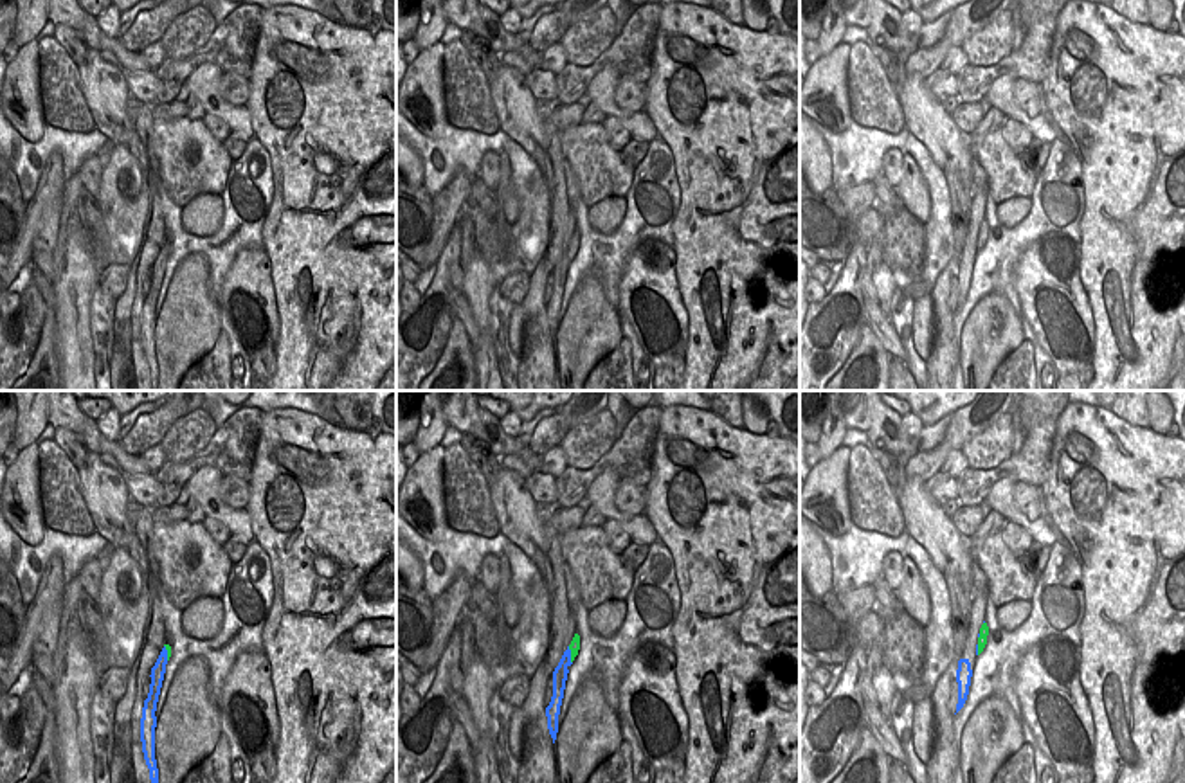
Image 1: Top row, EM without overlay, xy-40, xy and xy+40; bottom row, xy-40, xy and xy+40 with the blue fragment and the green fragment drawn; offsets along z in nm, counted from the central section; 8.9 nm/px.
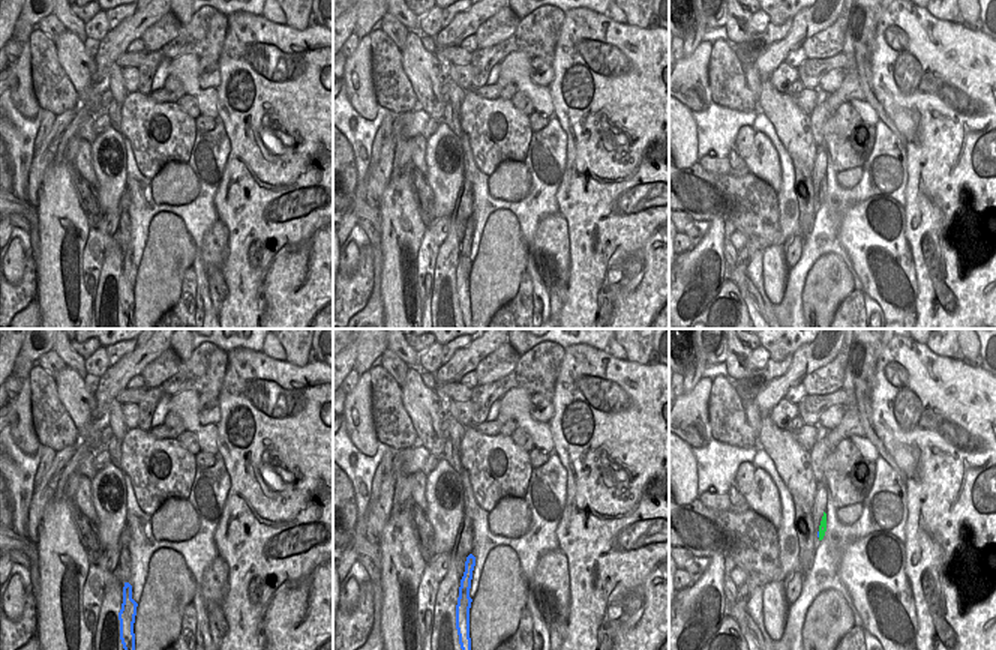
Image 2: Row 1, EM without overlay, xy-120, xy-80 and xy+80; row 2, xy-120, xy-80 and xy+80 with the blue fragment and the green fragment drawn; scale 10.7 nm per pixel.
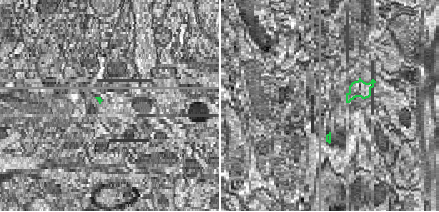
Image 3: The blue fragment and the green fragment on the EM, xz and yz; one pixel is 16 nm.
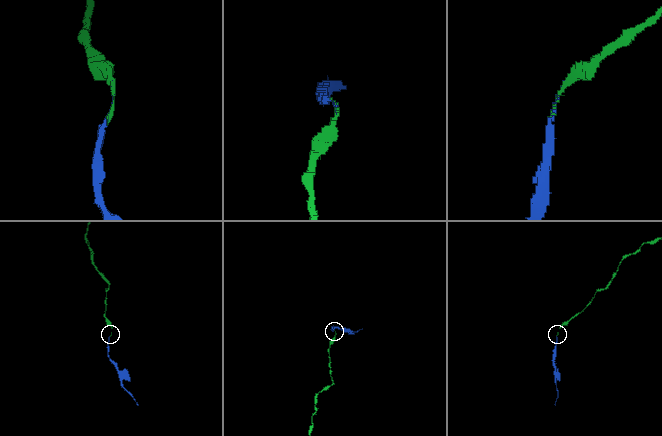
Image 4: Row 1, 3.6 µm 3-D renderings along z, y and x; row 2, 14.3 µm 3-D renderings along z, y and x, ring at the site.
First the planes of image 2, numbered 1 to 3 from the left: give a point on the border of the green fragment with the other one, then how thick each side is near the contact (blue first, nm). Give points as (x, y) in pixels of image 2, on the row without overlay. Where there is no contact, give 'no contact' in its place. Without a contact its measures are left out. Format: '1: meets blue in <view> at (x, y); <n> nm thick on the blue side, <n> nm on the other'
1: no contact
2: no contact
3: meets blue in xy+80 at (818, 198); 30 nm thick on the blue side, 90 nm on the other

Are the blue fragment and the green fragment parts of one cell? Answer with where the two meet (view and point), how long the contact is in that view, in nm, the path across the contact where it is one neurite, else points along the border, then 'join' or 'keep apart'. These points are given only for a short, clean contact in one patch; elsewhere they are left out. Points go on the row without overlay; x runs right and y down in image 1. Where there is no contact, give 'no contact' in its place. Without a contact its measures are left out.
contact xy (569, 252); length 160 nm; keep apart

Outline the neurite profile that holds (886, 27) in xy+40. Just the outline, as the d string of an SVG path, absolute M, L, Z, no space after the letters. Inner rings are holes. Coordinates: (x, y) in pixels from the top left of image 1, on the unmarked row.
M873 0L872 22L868 25L868 38L884 49L900 50L911 43L911 34L904 22L902 13L886 4L884 0Z

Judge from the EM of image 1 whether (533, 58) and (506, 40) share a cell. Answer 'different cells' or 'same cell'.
same cell

